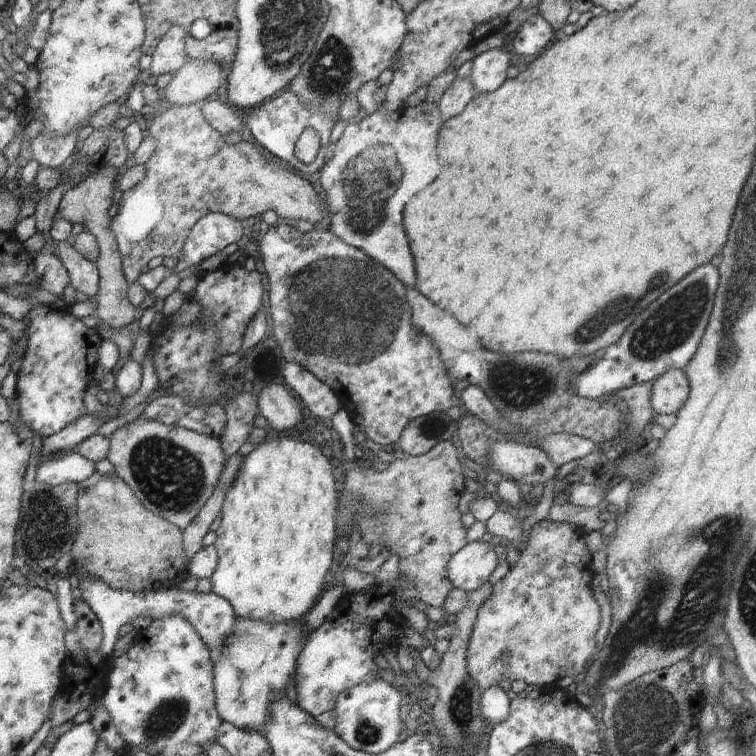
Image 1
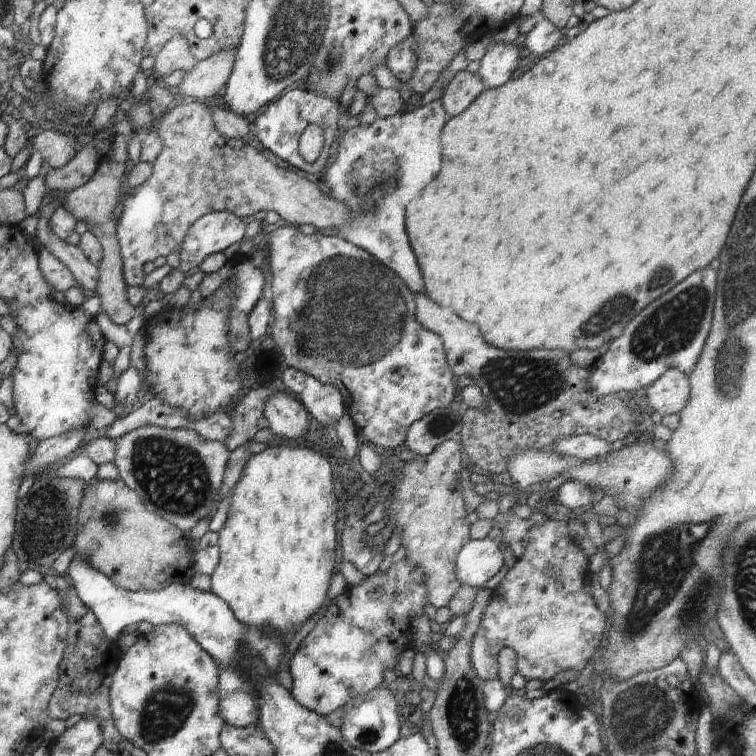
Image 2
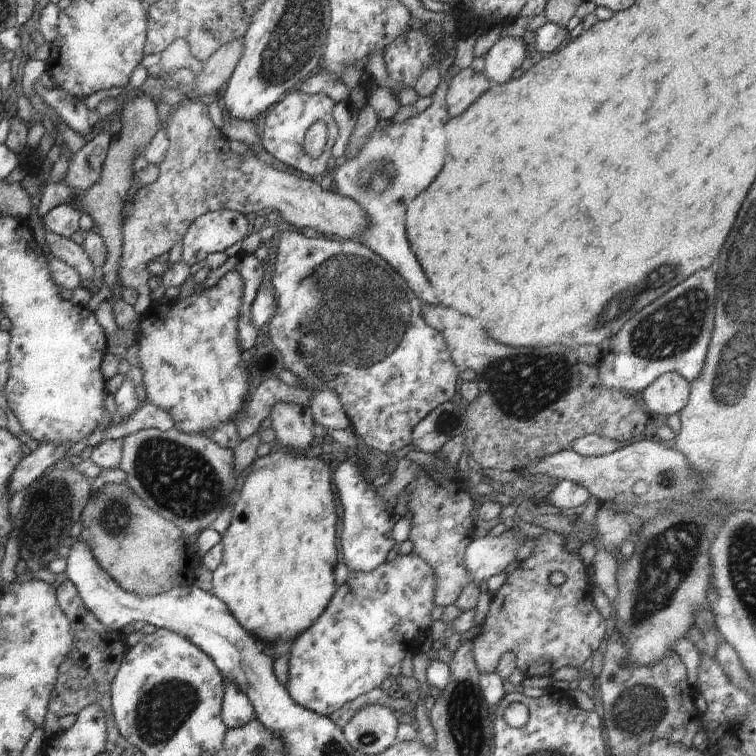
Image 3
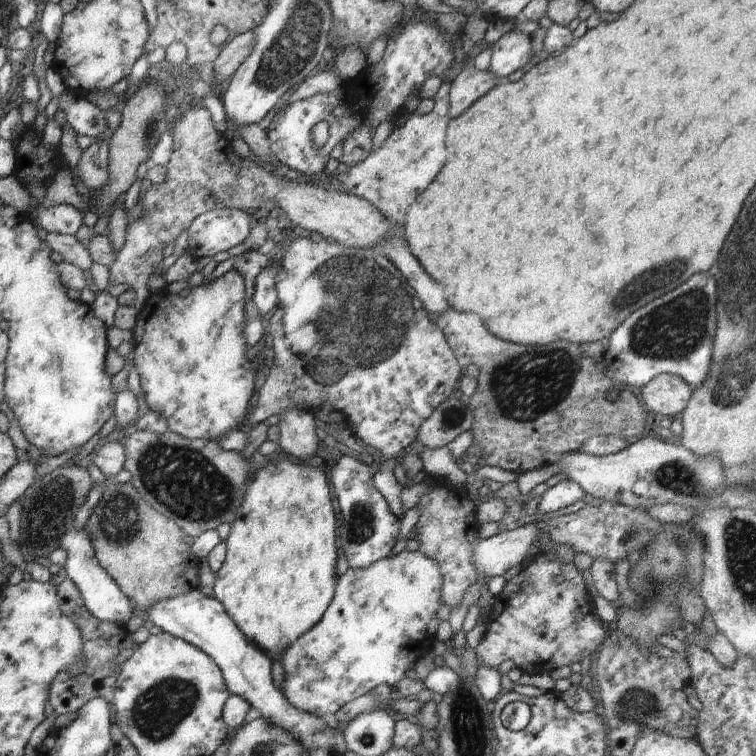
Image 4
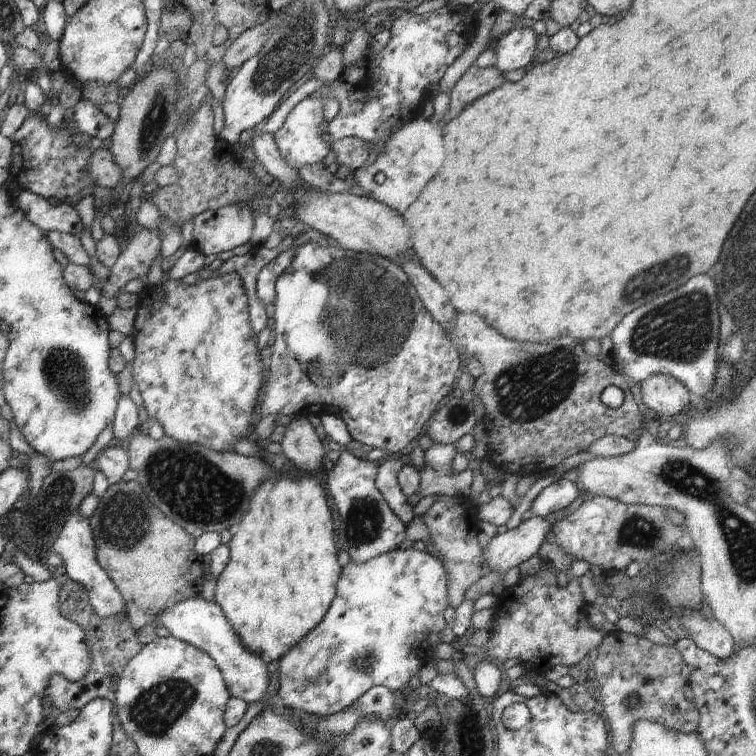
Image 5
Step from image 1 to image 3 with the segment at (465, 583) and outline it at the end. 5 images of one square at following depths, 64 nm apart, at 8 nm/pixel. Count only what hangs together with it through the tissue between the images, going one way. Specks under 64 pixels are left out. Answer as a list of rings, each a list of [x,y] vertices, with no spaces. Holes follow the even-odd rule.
[[[506,529],[499,536],[486,535],[472,539],[465,552],[465,567],[471,574],[471,580],[479,584],[483,580],[488,580],[491,576],[496,576],[504,570],[508,564],[512,564],[516,559],[516,551],[519,549],[519,538],[514,529]]]

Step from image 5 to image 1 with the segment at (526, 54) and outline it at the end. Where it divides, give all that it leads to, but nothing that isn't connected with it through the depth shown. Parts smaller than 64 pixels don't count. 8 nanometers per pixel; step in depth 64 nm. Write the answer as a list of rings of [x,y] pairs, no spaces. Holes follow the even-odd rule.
[[[506,48],[488,49],[474,58],[469,77],[472,81],[473,87],[477,88],[477,92],[494,92],[497,88],[500,88],[500,86],[504,84],[504,81],[508,79],[506,70],[508,70],[508,67],[511,66],[510,53],[511,52]]]

